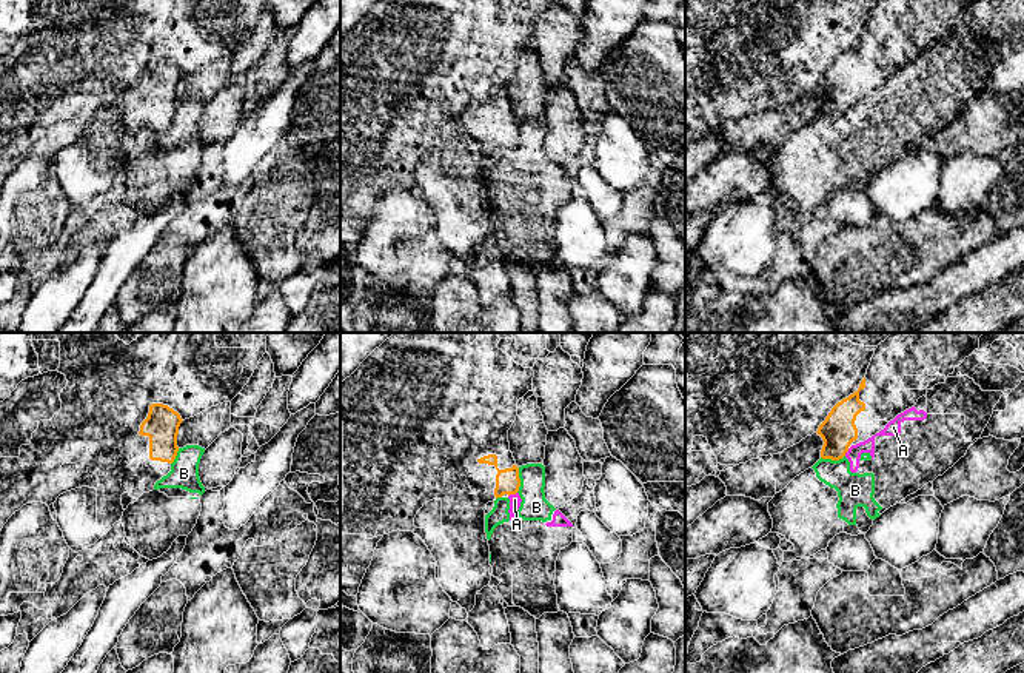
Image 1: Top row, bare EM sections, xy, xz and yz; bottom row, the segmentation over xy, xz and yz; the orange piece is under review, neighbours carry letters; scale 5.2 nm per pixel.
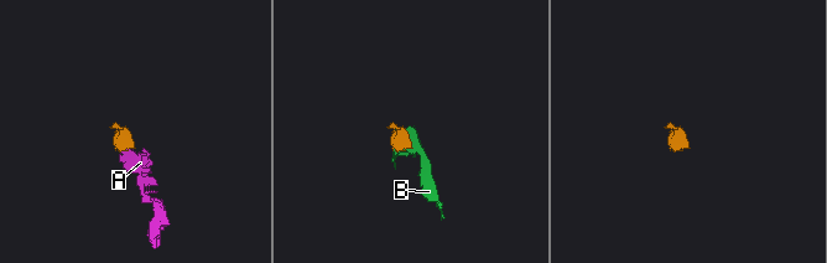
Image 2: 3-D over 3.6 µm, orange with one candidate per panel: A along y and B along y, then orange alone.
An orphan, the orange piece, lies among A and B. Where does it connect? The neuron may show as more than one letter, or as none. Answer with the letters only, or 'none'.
none

